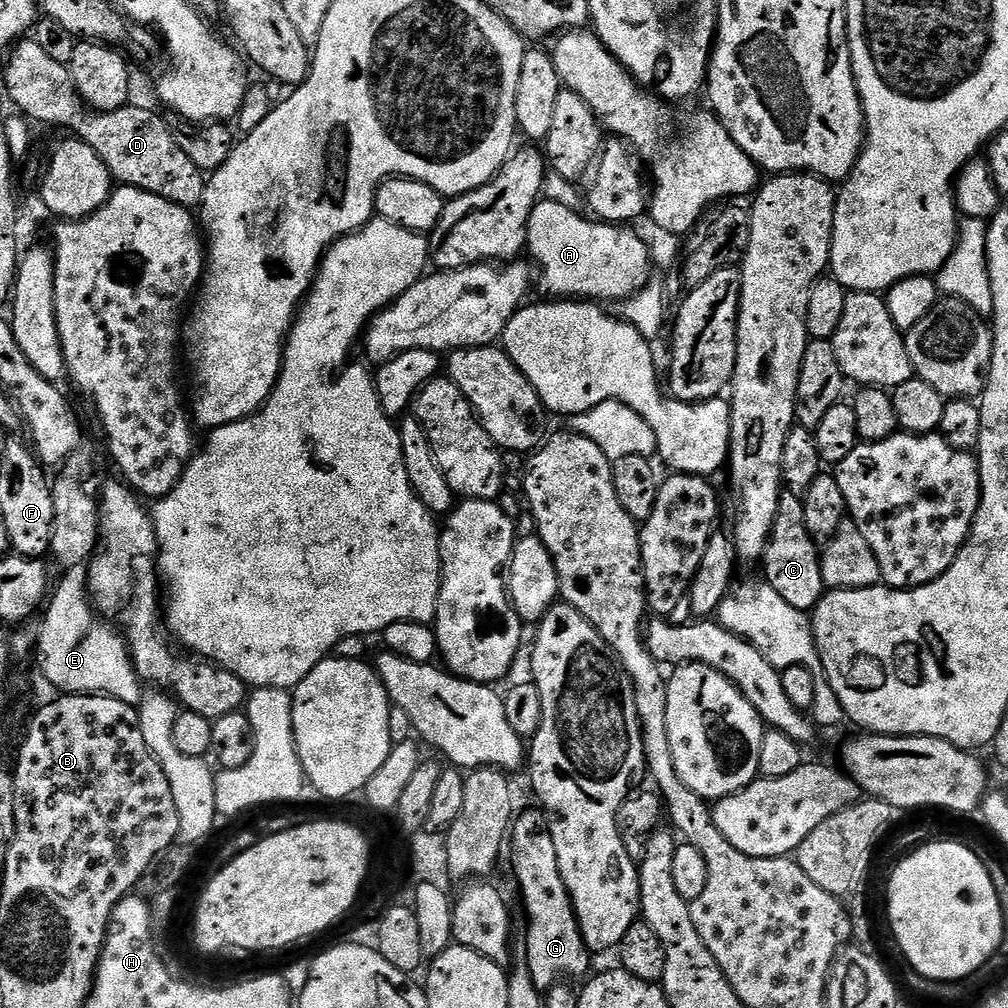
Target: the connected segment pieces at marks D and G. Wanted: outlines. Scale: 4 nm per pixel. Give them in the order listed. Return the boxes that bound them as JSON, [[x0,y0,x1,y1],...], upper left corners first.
[[4,38,206,210],[510,807,590,990]]

